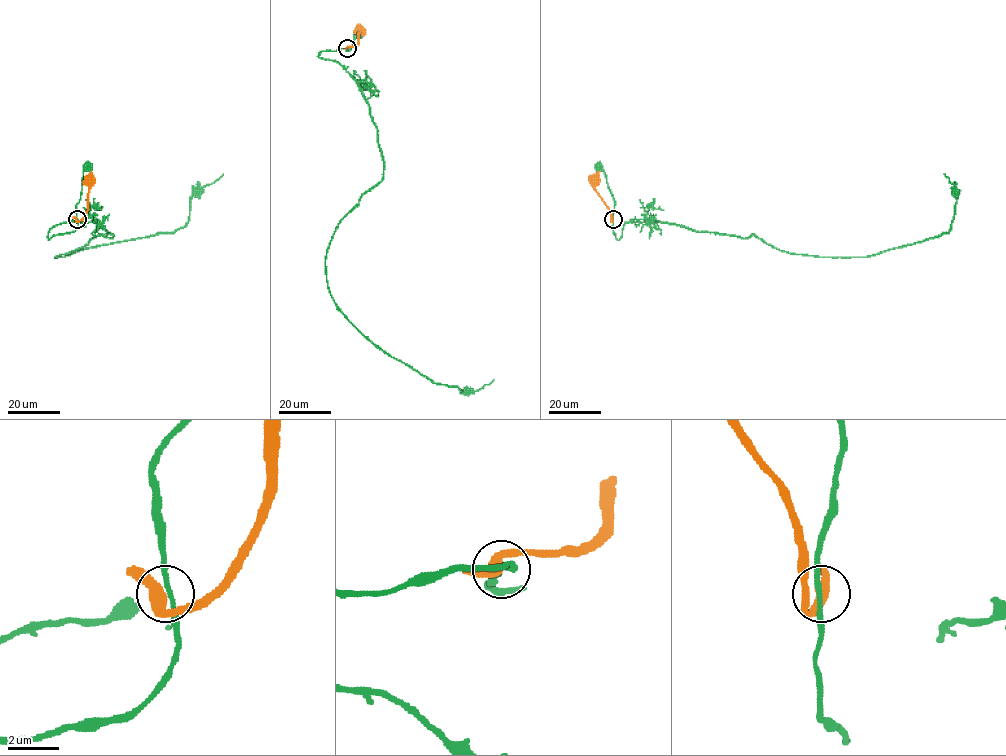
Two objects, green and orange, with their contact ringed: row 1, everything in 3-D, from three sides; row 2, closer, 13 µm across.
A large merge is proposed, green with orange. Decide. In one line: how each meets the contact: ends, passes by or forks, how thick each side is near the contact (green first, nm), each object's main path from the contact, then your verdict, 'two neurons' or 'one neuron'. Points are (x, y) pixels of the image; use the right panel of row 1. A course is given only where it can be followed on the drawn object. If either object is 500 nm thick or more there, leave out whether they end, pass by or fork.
green passes by; orange passes by; 180 nm thick on the green side, 400 nm on the other; green runs (612, 219), (617, 240), (627, 222), (668, 222), (799, 254), (874, 256), (948, 232), (957, 194), (944, 173); orange runs (612, 219), (594, 187), (594, 180); two neurons

